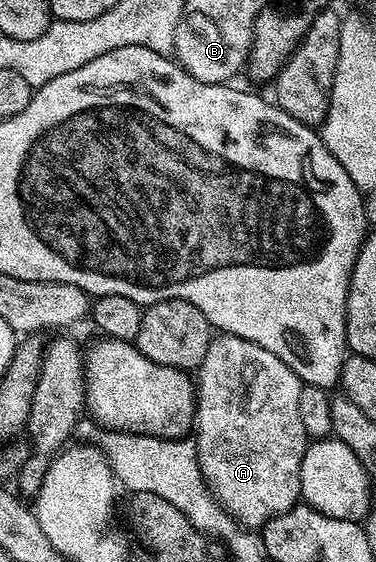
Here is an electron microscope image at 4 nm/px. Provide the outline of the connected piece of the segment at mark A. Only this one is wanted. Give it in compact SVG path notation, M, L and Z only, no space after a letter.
M227 333L217 334L208 344L206 357L198 368L194 442L200 468L217 503L237 523L249 529L263 528L271 519L284 515L301 502L300 466L310 442L306 429L302 429L302 416L298 414L301 386L298 376L274 353L254 341Z

